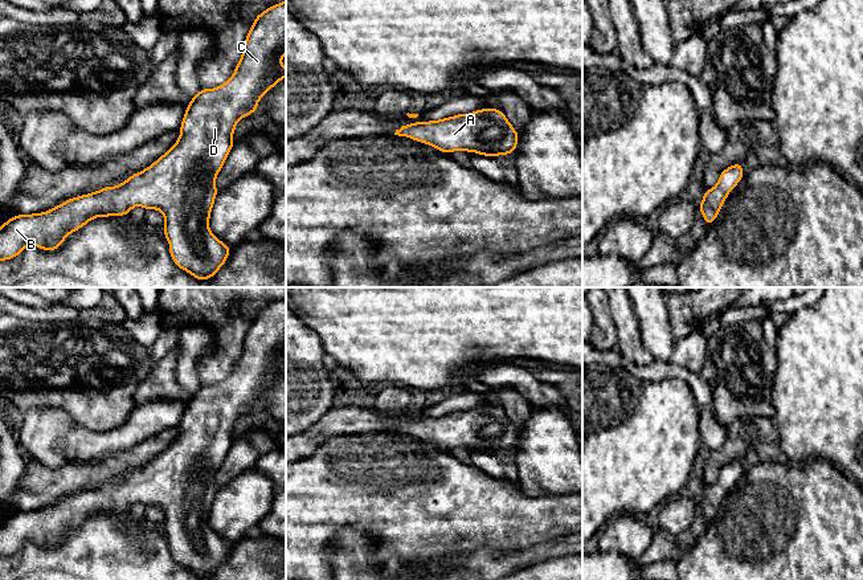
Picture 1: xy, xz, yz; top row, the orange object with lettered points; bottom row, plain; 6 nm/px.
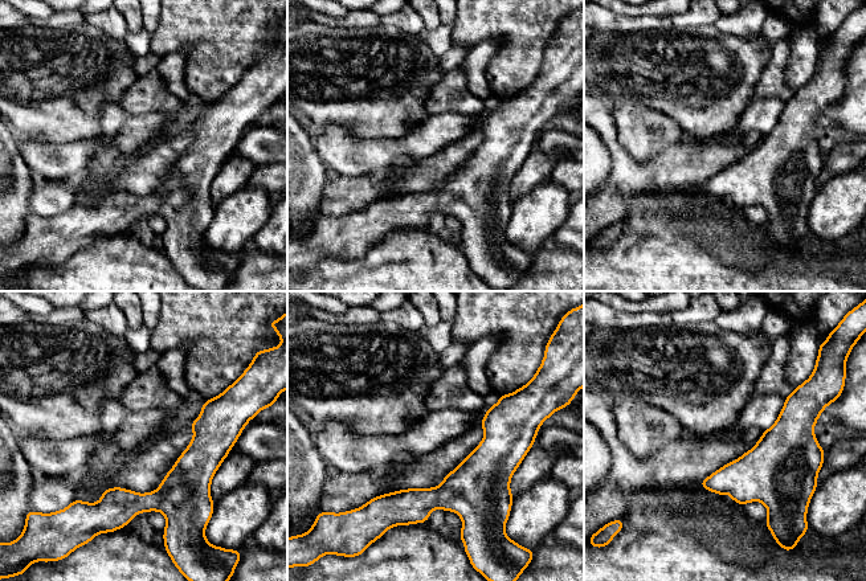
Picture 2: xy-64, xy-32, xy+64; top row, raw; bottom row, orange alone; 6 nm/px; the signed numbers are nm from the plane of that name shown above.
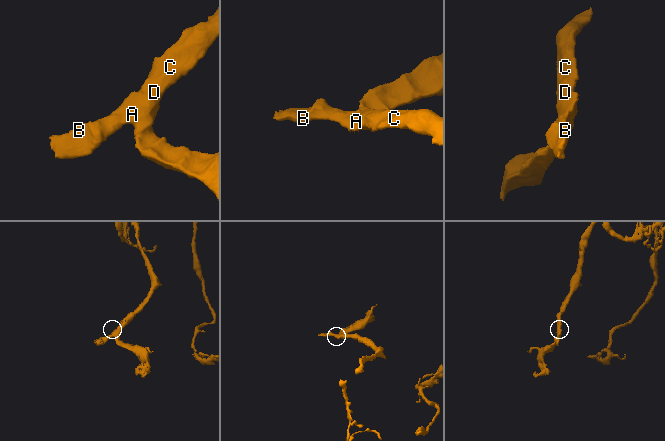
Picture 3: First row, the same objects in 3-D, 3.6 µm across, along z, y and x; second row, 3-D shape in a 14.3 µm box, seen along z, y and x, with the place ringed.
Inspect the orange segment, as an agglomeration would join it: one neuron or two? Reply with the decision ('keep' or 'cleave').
keep

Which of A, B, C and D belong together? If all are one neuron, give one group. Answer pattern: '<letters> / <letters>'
A B C D

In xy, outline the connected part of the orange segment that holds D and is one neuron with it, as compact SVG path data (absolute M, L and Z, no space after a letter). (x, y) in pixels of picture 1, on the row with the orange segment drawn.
M286 0L259 13L245 38L241 58L233 75L213 89L201 89L187 106L176 143L150 167L123 183L68 199L41 213L16 215L0 226L0 261L17 257L28 245L53 252L65 238L95 217L126 216L139 205L164 215L164 236L177 267L193 278L214 277L226 262L230 248L209 229L210 212L217 196L216 177L234 144L233 134L240 119L257 111L259 99L286 77L282 57L286 54Z

